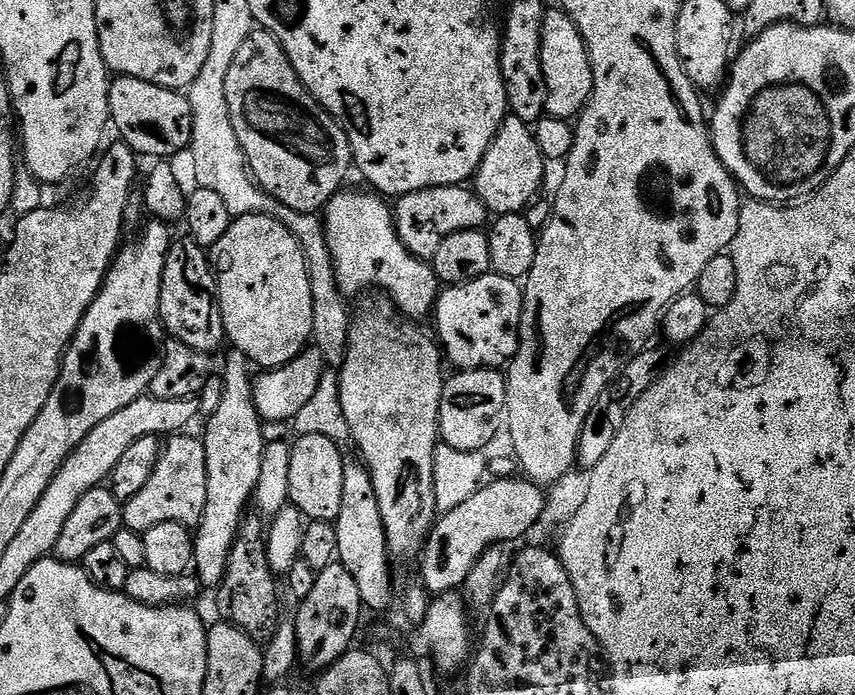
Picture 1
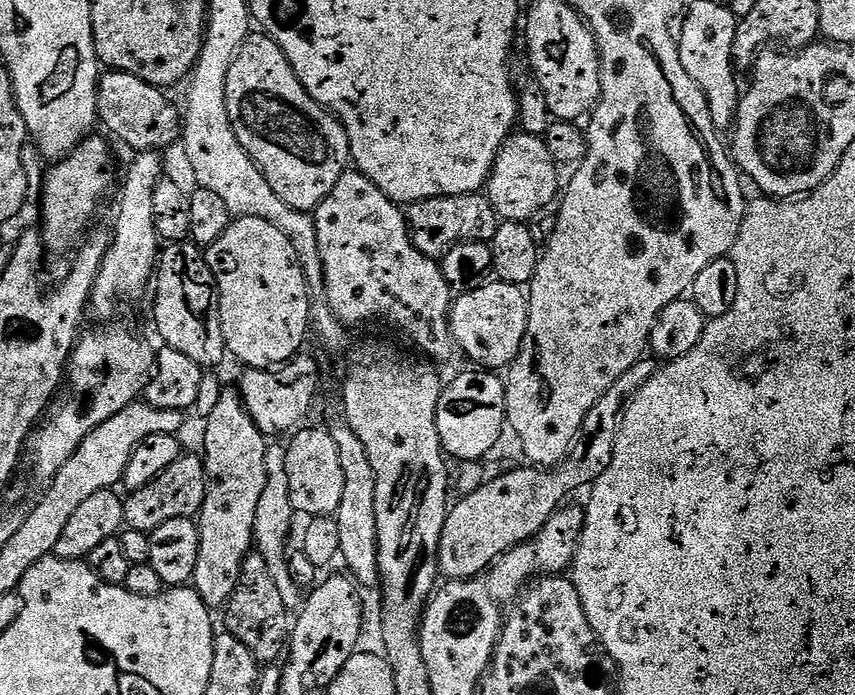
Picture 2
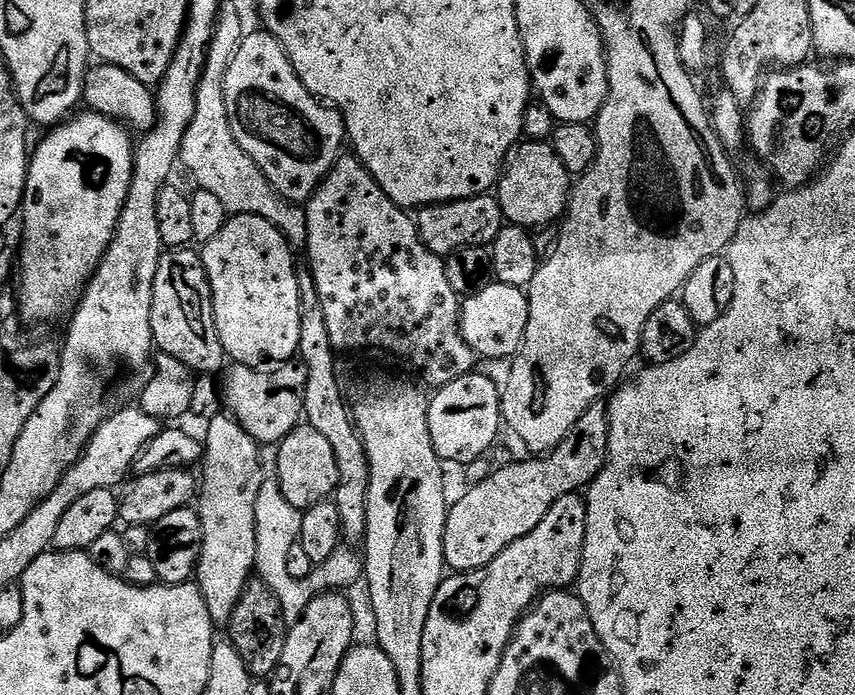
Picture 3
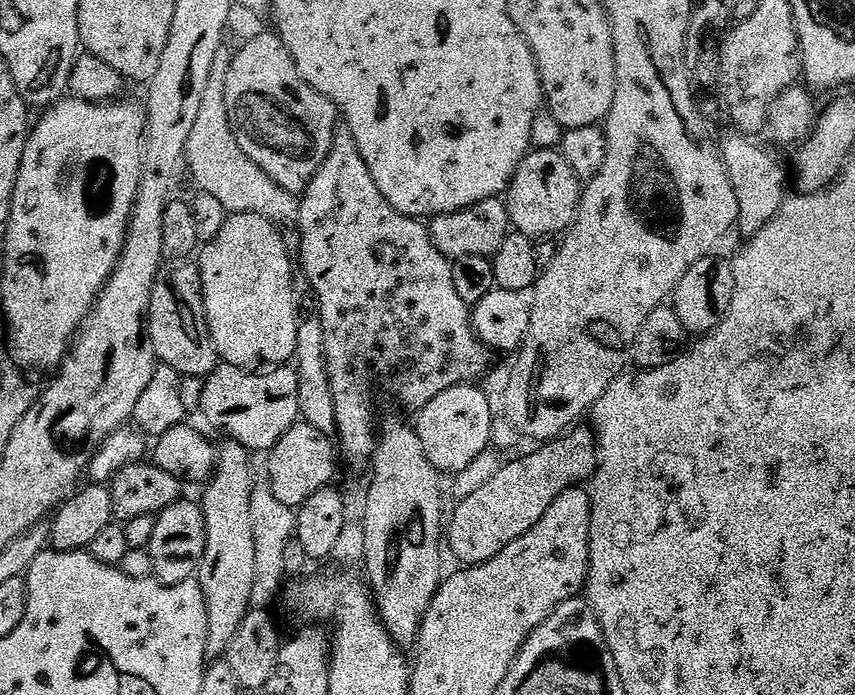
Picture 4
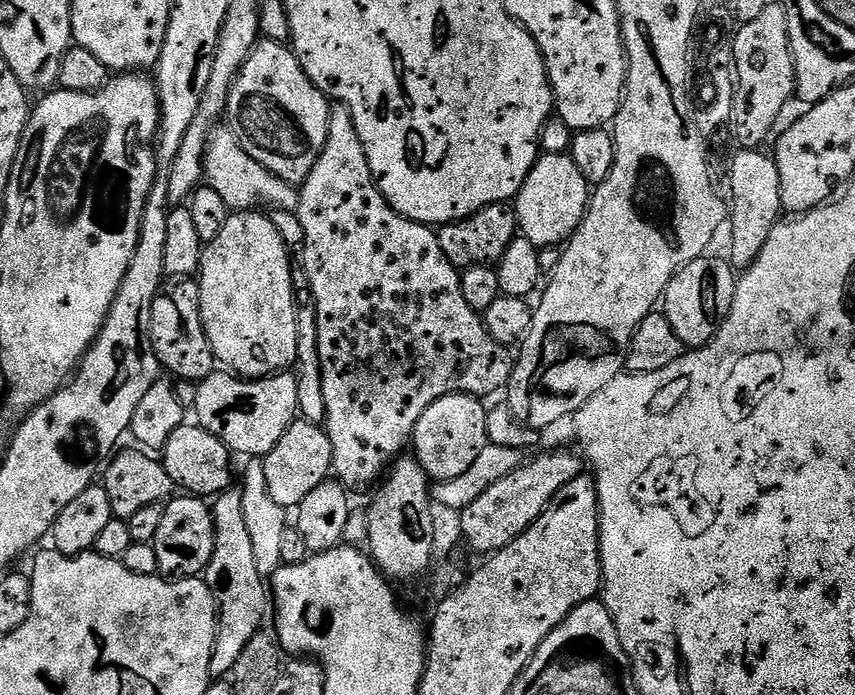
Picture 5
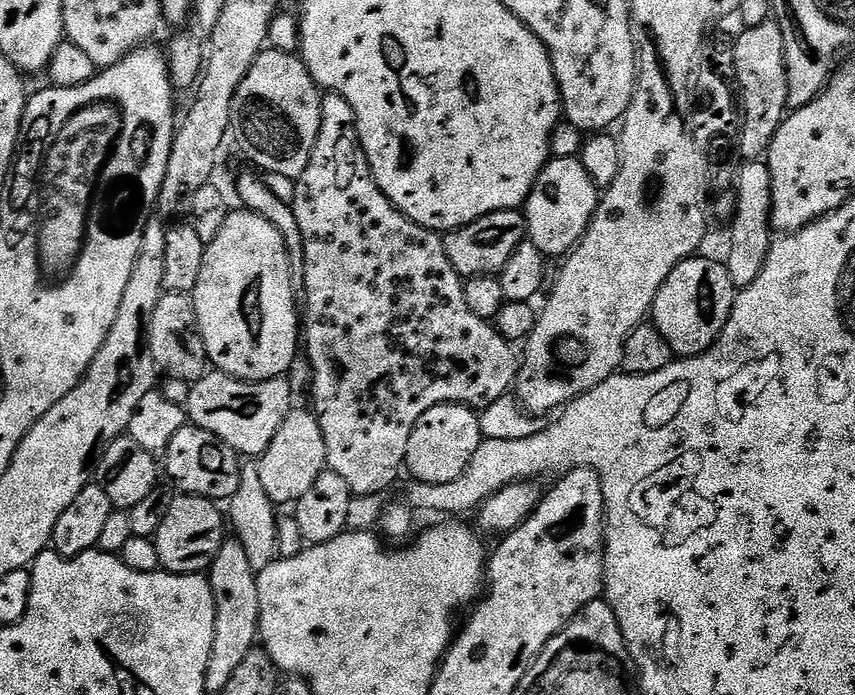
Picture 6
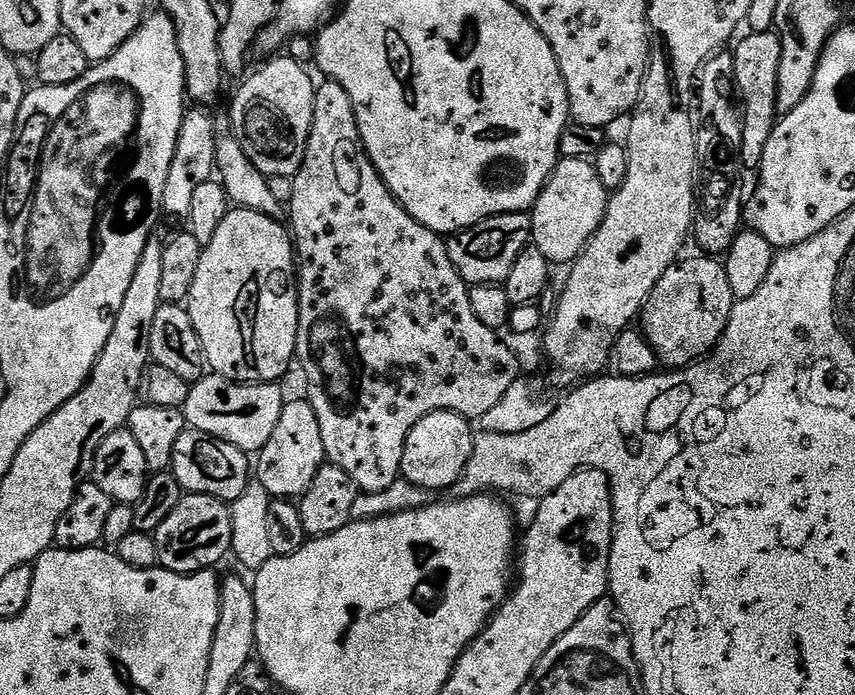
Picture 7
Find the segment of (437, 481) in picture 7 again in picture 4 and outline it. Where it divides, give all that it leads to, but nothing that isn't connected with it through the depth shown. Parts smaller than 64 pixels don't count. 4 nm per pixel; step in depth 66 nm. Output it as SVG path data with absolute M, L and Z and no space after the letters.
M459 384L434 398L424 408L419 409L420 416L414 423L414 431L422 442L426 458L441 474L455 474L466 470L474 458L489 451L492 444L492 404L486 393L476 384Z

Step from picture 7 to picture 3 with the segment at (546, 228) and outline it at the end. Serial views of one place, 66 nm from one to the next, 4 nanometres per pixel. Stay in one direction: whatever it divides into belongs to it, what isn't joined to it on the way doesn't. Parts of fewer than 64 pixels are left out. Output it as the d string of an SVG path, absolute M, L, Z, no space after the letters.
M548 142L521 143L513 151L498 181L498 199L500 209L504 211L504 219L517 228L536 230L559 221L565 215L569 195L568 171Z

